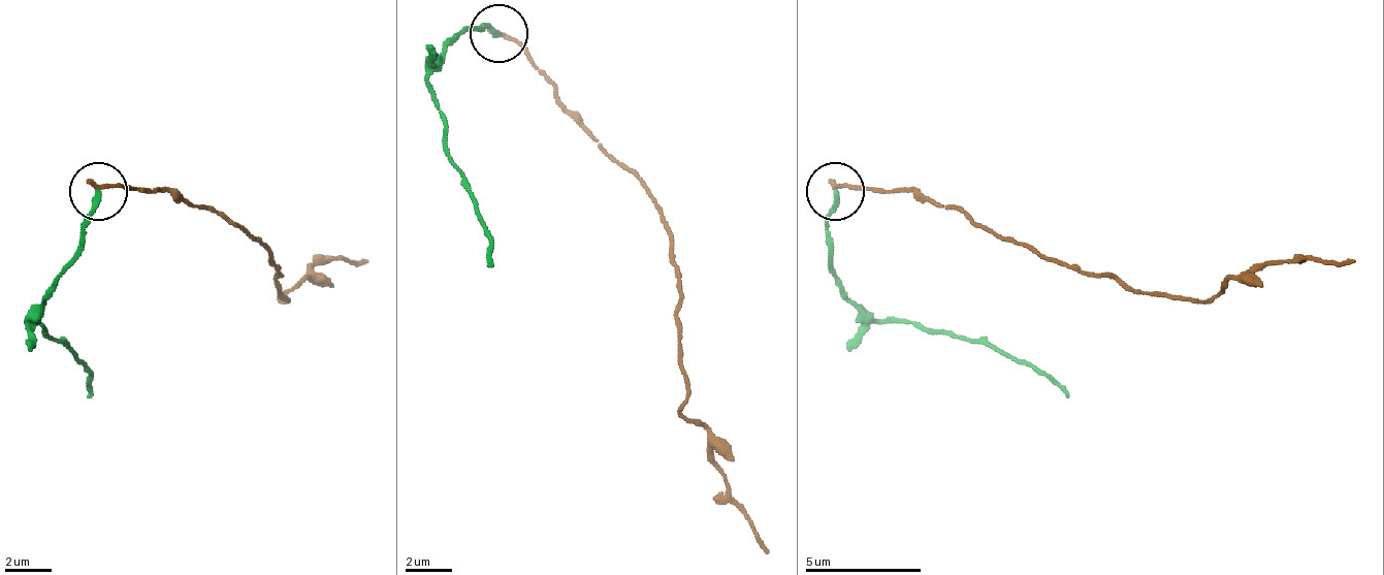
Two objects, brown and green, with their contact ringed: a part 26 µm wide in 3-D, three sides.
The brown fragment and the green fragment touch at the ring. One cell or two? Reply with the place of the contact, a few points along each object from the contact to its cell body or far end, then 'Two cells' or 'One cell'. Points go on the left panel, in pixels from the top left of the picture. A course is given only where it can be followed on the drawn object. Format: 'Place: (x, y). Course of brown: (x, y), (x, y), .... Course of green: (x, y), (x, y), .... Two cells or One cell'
Place: (98, 191). Course of brown: (99, 187), (174, 193), (221, 211), (256, 240), (280, 274), (285, 297), (280, 297), (320, 262), (366, 262). Course of green: (99, 193), (70, 268), (30, 320), (59, 338), (82, 361), (94, 396). Two cells

